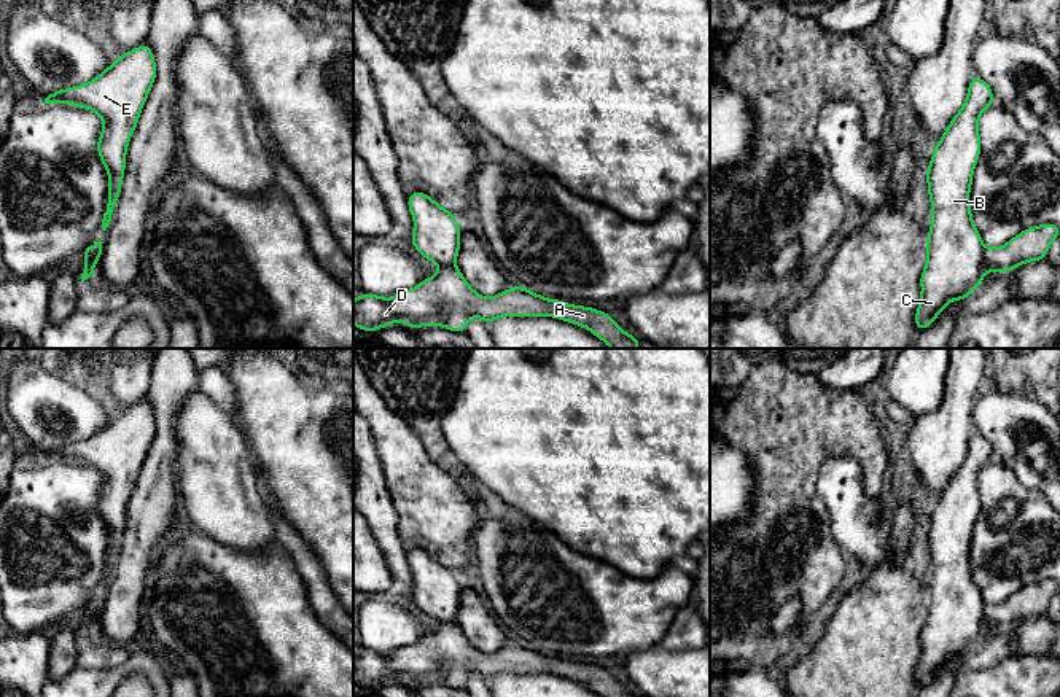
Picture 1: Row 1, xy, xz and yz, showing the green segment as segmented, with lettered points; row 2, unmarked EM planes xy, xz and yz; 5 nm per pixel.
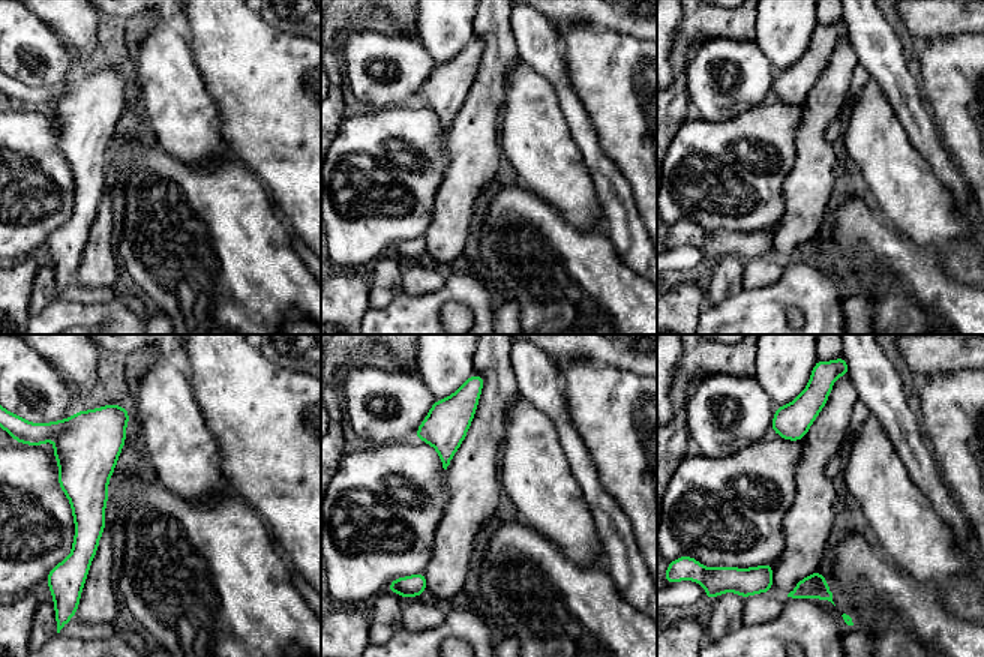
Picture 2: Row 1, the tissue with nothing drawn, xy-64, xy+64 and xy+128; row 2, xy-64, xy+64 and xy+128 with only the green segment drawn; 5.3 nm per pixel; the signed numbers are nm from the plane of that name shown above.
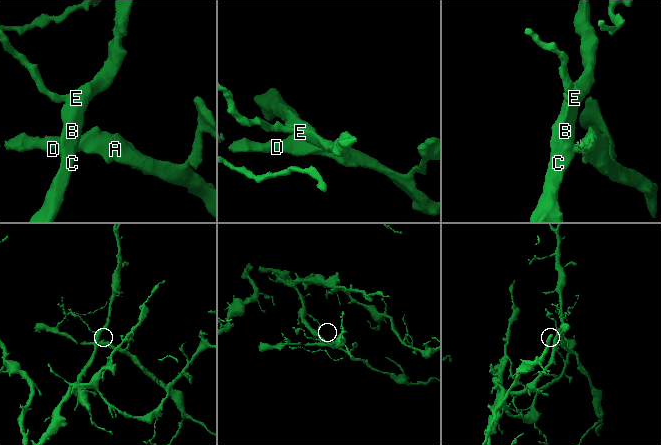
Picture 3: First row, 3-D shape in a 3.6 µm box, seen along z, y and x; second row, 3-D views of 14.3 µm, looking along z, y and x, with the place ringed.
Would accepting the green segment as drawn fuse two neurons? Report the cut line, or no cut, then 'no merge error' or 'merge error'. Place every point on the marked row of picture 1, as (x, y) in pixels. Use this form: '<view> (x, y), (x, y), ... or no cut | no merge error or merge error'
xy (101, 247), (86, 260), (93, 268) | merge error

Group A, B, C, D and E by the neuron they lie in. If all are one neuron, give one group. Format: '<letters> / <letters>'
A D / B C E

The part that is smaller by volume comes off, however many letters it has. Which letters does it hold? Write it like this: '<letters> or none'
A, D

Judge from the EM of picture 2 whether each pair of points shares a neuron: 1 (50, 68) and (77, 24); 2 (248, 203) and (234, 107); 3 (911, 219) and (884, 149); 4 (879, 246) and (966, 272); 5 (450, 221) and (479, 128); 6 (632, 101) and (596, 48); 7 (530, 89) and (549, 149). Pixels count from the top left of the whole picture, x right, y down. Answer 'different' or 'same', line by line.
1: different
2: different
3: same
4: different
5: same
6: same
7: same

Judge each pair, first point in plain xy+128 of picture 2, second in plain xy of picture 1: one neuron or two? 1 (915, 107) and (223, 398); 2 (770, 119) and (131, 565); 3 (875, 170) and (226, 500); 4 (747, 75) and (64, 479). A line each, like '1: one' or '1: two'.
1: one
2: two
3: one
4: two

